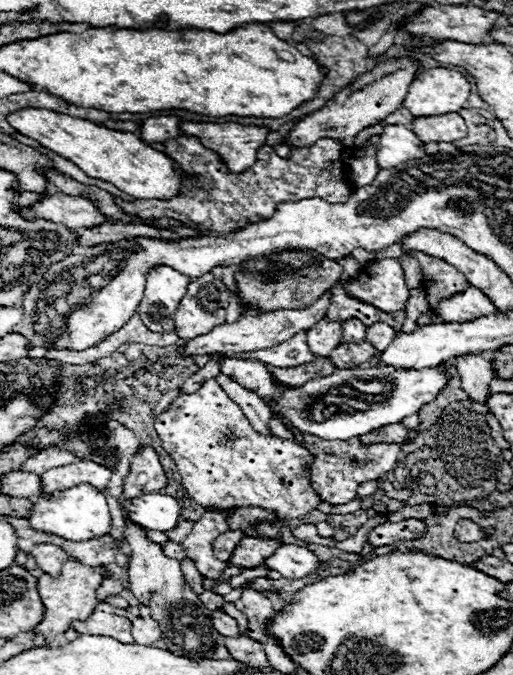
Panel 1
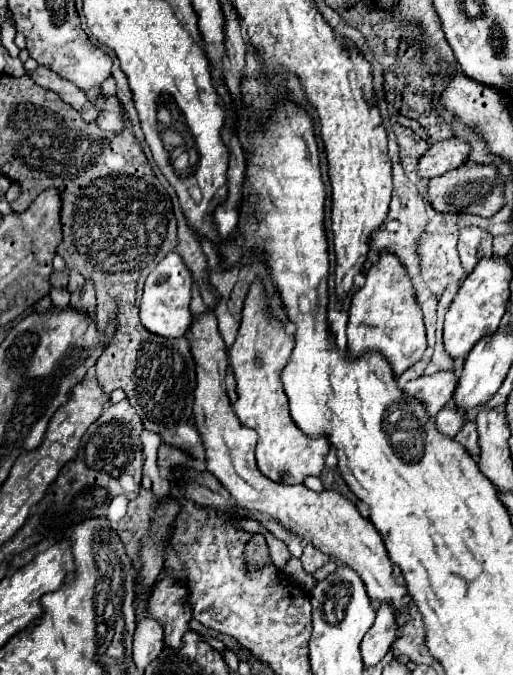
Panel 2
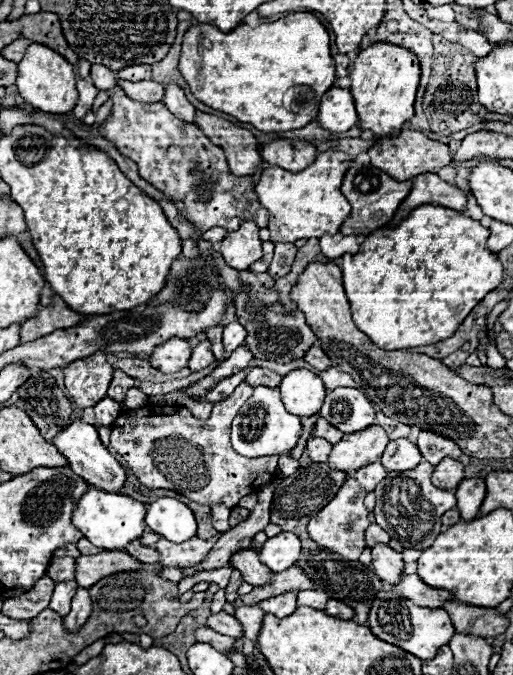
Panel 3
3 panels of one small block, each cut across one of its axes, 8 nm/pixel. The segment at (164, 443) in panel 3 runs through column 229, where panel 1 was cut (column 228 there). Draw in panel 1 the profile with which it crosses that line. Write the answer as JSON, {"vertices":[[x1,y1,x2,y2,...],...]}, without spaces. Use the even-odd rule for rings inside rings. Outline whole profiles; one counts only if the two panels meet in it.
{"vertices":[[214,378,206,380,194,394,180,394,174,402,154,418,154,428,162,440,162,448,172,456,182,474,184,488,204,508,232,508,232,506,262,506,276,512,282,520,300,518,318,506,318,494,308,480,310,452,298,442,278,436,266,436,252,428,240,406,216,384]]}

